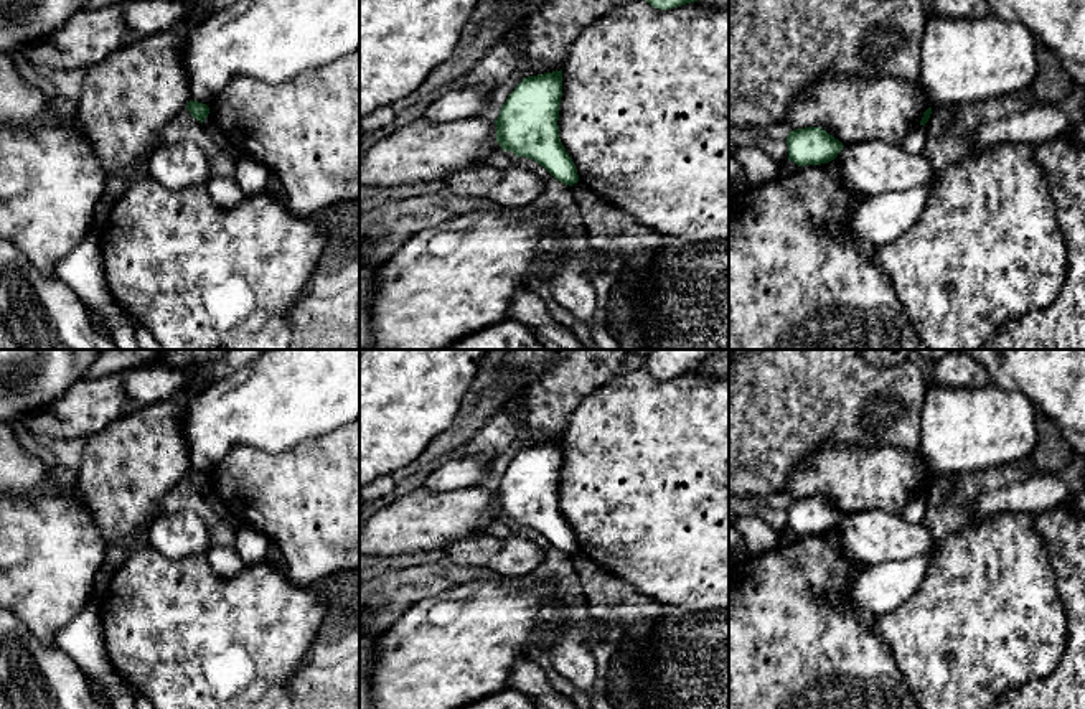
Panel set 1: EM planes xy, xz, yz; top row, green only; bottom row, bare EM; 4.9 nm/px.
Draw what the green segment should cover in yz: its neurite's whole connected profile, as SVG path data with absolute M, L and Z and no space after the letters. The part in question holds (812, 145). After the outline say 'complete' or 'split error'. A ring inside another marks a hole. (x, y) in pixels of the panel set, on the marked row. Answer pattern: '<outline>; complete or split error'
M821 127L790 130L787 145L788 160L798 167L828 163L834 160L844 147Z; complete

